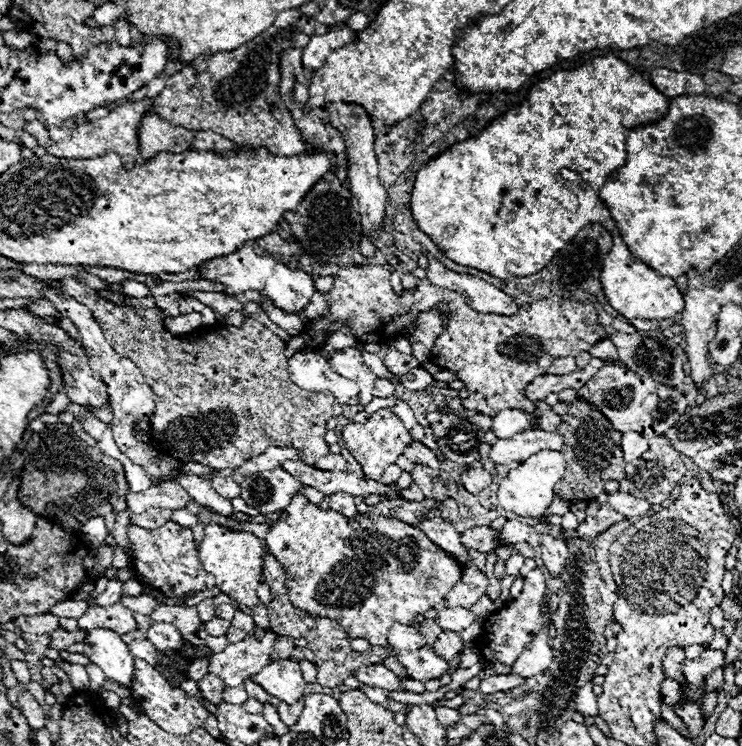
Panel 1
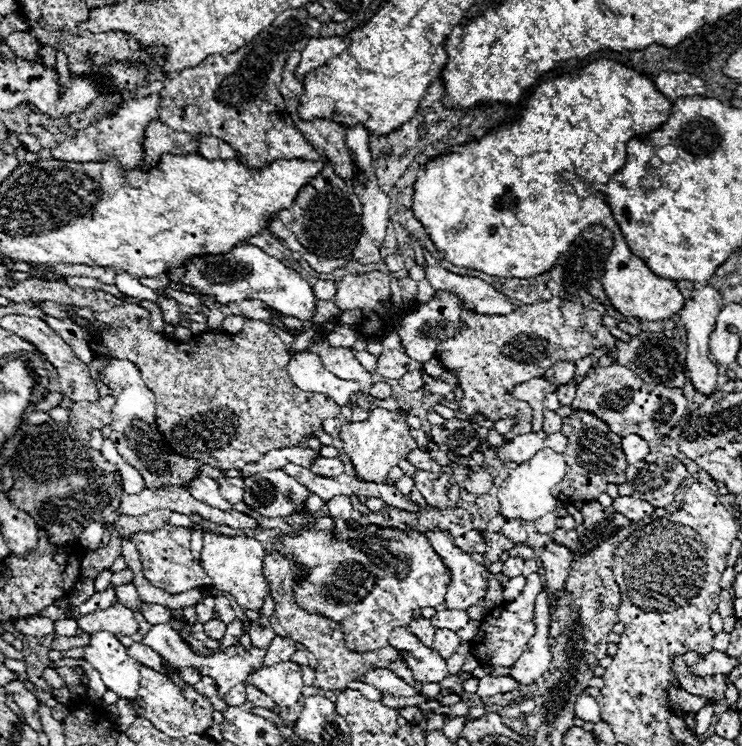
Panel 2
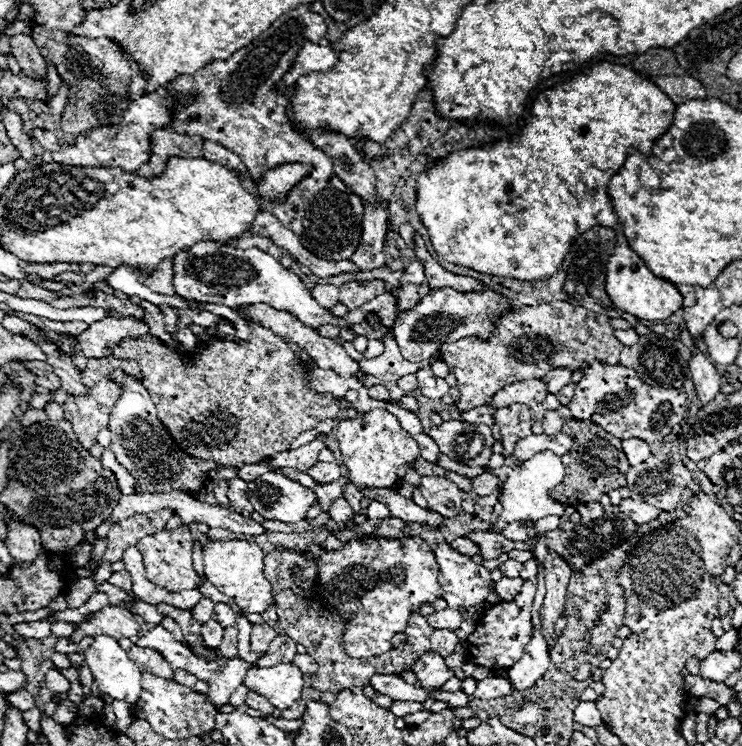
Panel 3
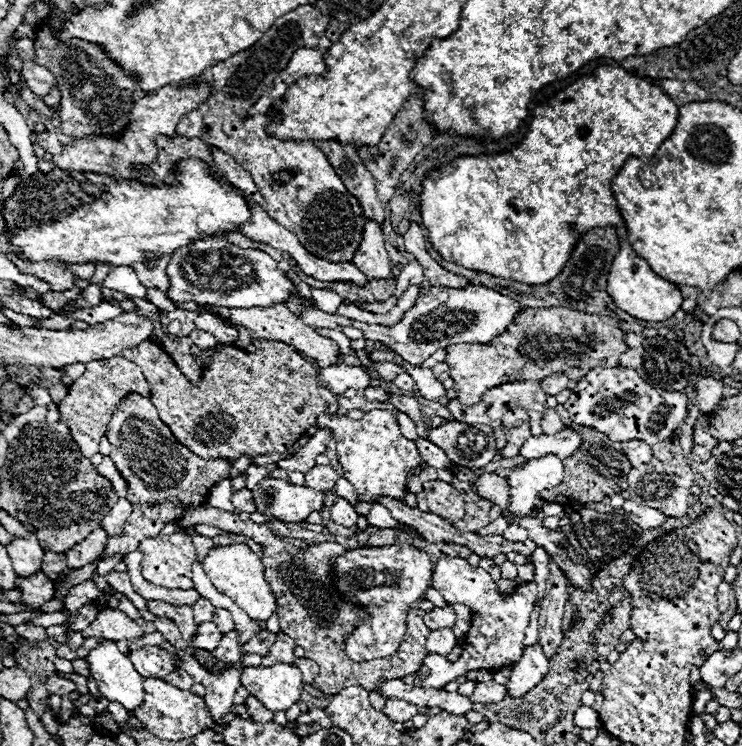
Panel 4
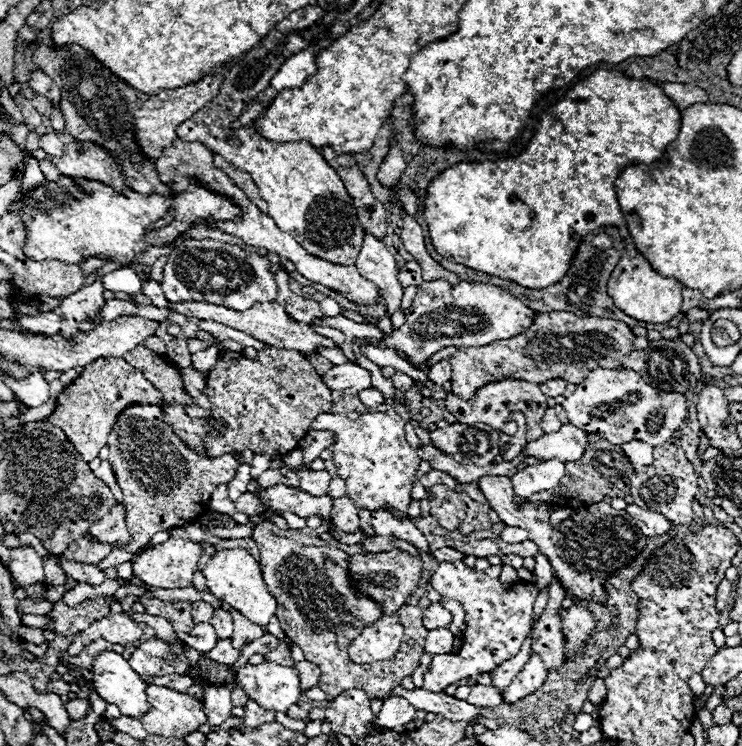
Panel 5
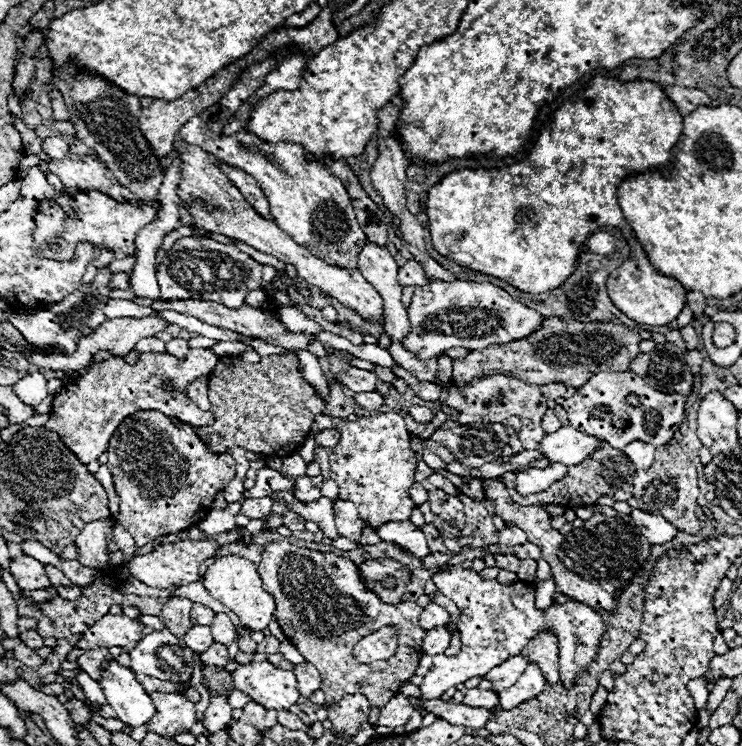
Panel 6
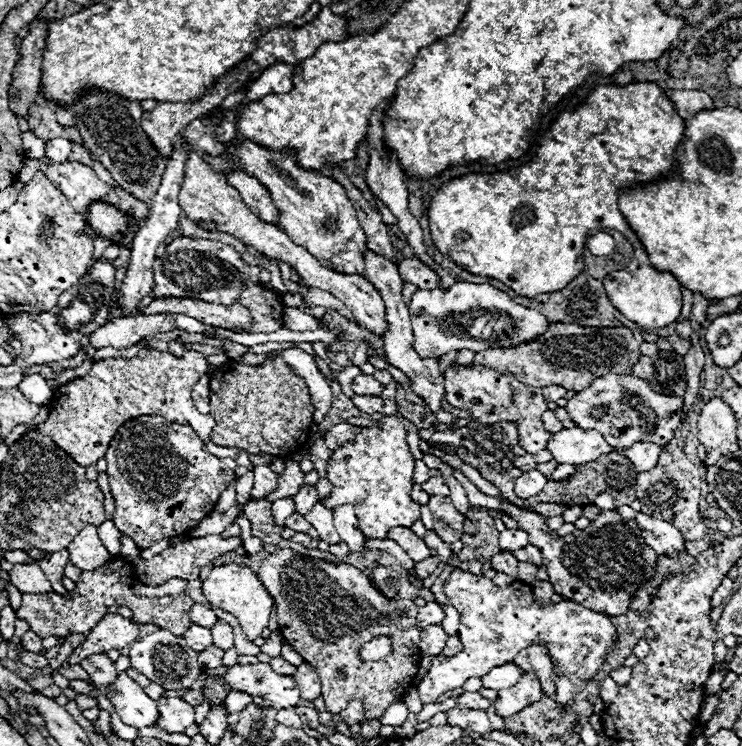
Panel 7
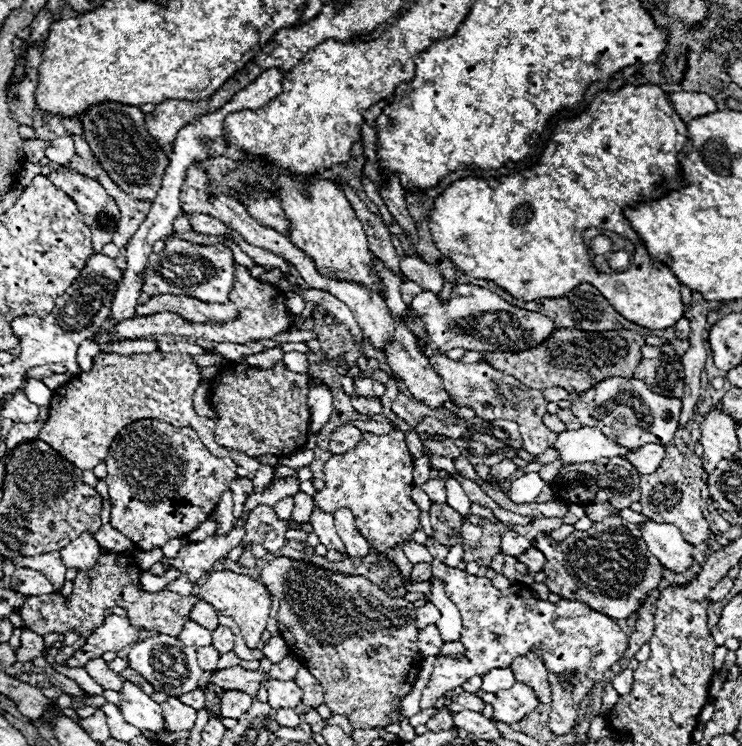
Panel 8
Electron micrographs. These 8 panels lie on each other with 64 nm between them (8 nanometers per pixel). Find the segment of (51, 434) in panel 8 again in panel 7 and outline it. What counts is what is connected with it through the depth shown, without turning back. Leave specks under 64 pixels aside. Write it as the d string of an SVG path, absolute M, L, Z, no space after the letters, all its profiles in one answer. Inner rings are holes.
M140 350L134 358L106 358L96 360L88 374L74 378L72 382L60 386L54 392L54 398L48 406L50 416L44 424L38 424L38 432L44 436L50 436L56 446L60 446L66 454L72 456L72 460L80 466L96 464L100 458L104 458L110 440L118 432L118 428L136 418L136 416L162 416L176 424L188 424L194 428L194 432L200 436L200 440L206 444L208 452L214 456L226 458L230 456L236 460L242 470L238 474L246 474L248 470L254 470L254 464L250 462L248 454L238 448L220 448L212 442L210 434L214 428L214 418L210 414L200 414L194 408L192 402L192 388L200 380L200 376L208 374L210 364L204 360L198 352L186 352L184 356L172 356L170 352L158 352L158 350Z

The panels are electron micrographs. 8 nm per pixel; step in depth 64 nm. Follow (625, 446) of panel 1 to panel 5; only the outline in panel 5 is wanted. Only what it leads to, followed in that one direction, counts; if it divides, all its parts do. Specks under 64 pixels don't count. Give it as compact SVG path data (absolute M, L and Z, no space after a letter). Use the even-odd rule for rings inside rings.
M632 440L630 444L622 444L622 450L634 468L650 466L654 462L654 456L652 456L654 448L642 440Z

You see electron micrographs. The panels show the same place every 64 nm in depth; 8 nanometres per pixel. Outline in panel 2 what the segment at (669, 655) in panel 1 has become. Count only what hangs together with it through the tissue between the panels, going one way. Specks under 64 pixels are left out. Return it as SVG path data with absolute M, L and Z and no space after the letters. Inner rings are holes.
M678 656L674 660L674 672L678 674L680 688L694 694L694 696L706 696L710 700L722 700L726 692L726 678L724 676L710 676L710 678L698 678L688 672L684 660Z

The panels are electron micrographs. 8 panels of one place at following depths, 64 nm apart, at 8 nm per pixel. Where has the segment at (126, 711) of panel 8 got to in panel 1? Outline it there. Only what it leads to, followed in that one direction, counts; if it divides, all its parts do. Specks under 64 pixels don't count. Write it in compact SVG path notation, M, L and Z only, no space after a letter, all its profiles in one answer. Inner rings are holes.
M104 628L88 632L84 644L84 656L104 670L106 680L118 682L126 688L132 688L134 682L134 658L130 656L128 644L122 638Z

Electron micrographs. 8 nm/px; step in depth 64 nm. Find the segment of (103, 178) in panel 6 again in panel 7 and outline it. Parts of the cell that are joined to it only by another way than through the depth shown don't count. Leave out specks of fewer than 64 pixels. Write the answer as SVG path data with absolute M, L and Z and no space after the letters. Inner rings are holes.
M56 162L50 164L44 174L48 180L58 182L58 188L64 192L64 196L68 196L70 204L80 214L88 214L90 204L96 200L118 208L118 196L94 174L90 166L84 166L80 162Z

